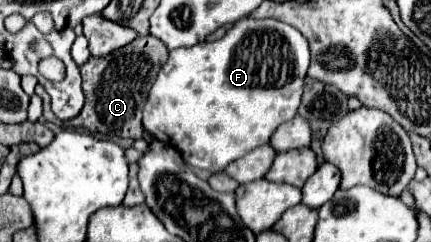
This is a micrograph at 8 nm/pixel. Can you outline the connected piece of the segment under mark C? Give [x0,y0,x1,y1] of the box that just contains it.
[35,35,167,139]

